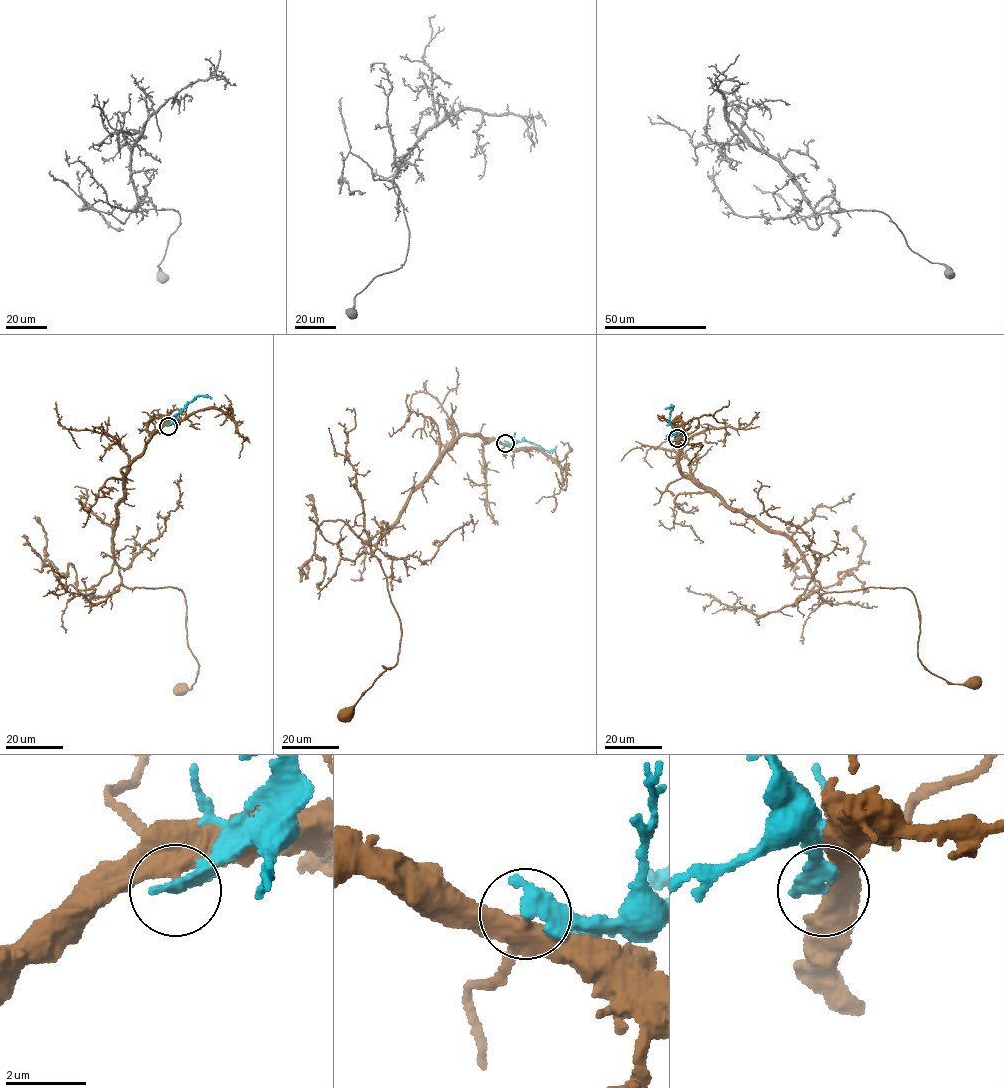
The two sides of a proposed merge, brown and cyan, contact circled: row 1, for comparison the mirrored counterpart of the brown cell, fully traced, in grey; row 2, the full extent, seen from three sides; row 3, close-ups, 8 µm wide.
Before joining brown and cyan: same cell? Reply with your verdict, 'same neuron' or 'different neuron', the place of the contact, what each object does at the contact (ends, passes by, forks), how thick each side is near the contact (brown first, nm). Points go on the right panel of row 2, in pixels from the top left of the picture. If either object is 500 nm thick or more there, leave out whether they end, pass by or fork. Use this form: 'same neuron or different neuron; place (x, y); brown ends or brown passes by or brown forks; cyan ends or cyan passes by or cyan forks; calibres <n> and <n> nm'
different neuron; place (677, 438); brown ends; cyan ends; calibres 480 and 380 nm

